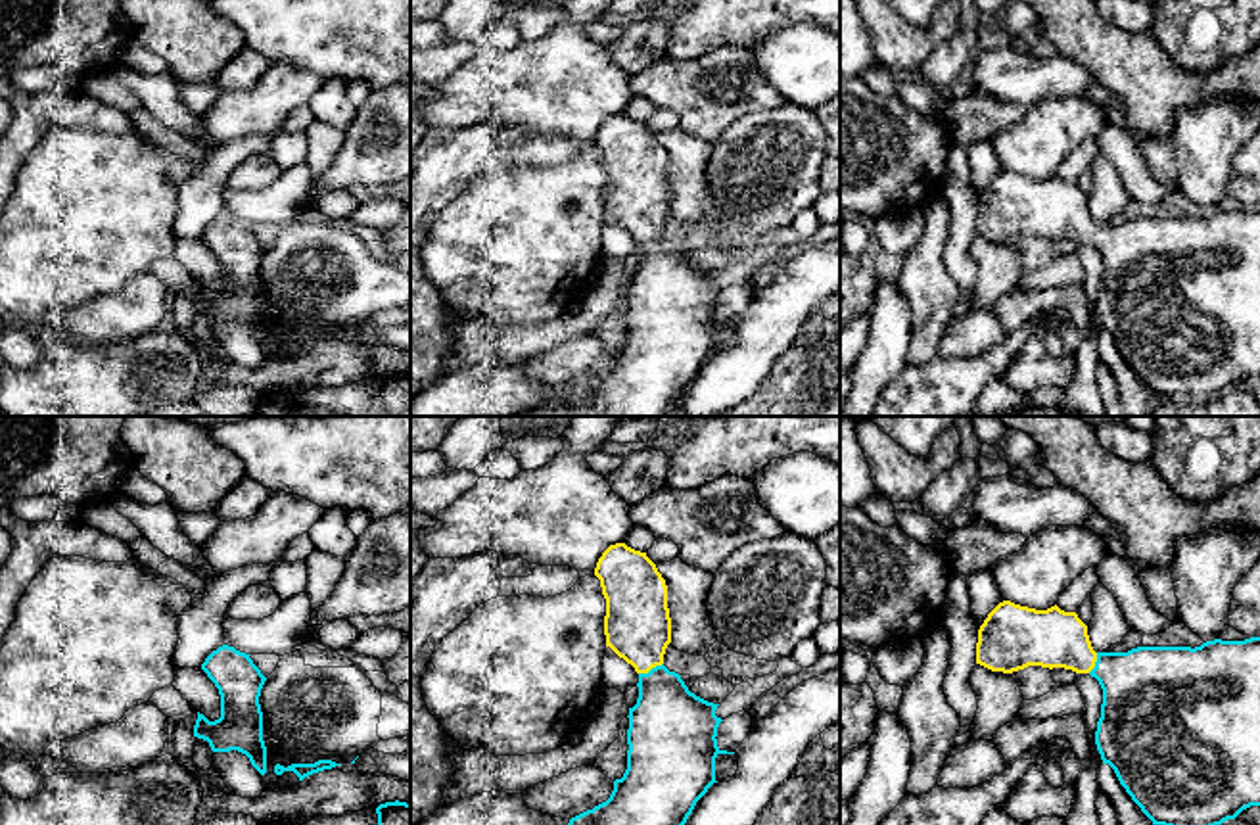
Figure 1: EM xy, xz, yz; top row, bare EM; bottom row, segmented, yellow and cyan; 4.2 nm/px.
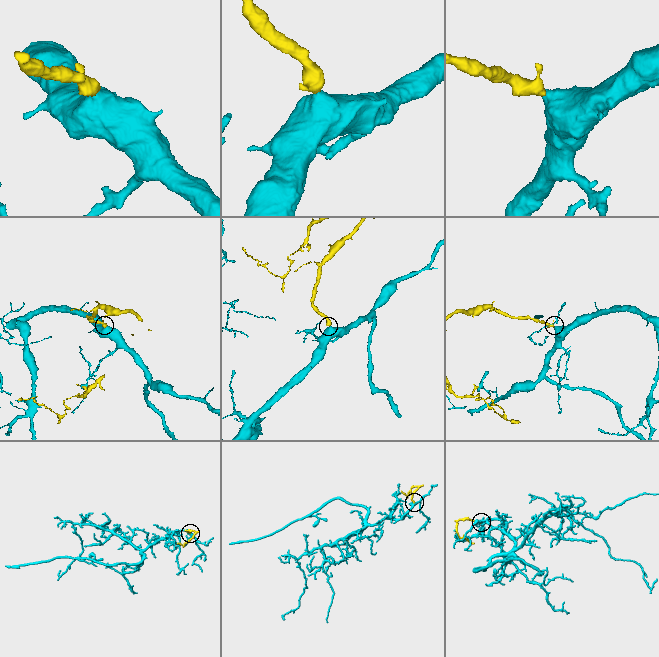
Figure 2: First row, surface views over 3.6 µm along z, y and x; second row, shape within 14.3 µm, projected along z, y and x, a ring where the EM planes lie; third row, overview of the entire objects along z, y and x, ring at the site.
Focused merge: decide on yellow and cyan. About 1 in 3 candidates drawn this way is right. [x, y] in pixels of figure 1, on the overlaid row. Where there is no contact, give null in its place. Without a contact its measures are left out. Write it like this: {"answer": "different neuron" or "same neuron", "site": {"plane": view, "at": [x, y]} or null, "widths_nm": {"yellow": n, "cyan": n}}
{"answer": "same neuron", "site": {"plane": "xz", "at": [651, 668]}, "widths_nm": {"yellow": 280, "cyan": 320}}

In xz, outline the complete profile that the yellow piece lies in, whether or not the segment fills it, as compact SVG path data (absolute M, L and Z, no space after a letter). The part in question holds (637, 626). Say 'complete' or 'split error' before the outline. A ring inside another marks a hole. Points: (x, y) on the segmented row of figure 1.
split error | M625 543L610 545L598 558L595 576L606 599L606 647L639 673L639 698L627 716L623 777L614 781L606 802L572 817L568 825L685 825L696 802L717 783L715 758L735 754L717 746L717 727L723 721L715 716L719 704L690 693L681 675L664 666L671 643L667 585L646 553Z

